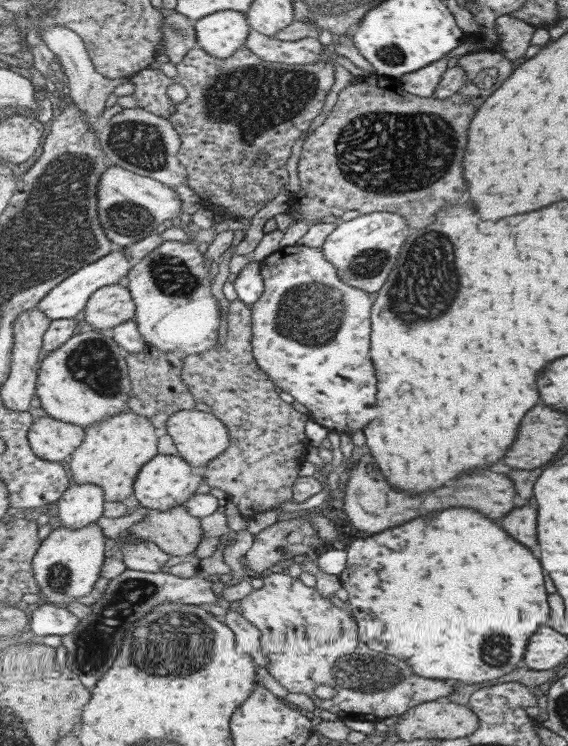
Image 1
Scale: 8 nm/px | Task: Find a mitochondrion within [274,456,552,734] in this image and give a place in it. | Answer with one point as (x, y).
(366, 674)

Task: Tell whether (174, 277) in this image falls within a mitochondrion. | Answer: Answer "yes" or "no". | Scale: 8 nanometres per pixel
yes

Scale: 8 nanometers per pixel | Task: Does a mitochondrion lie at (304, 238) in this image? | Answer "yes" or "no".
no

